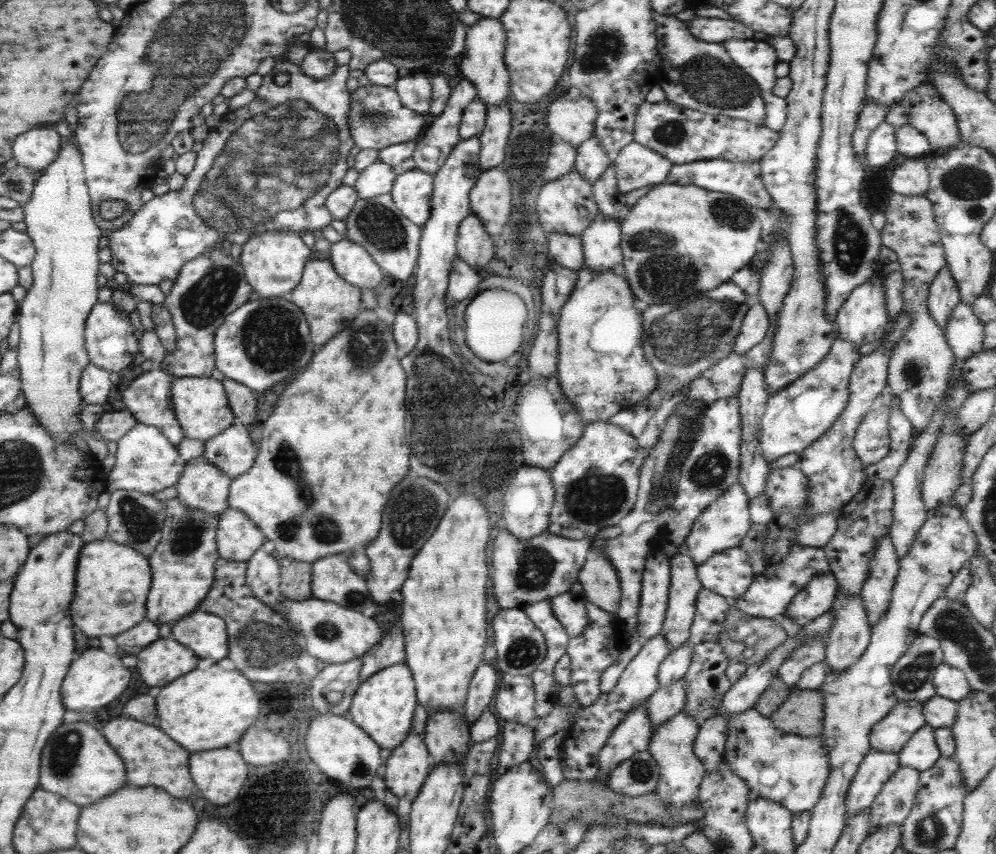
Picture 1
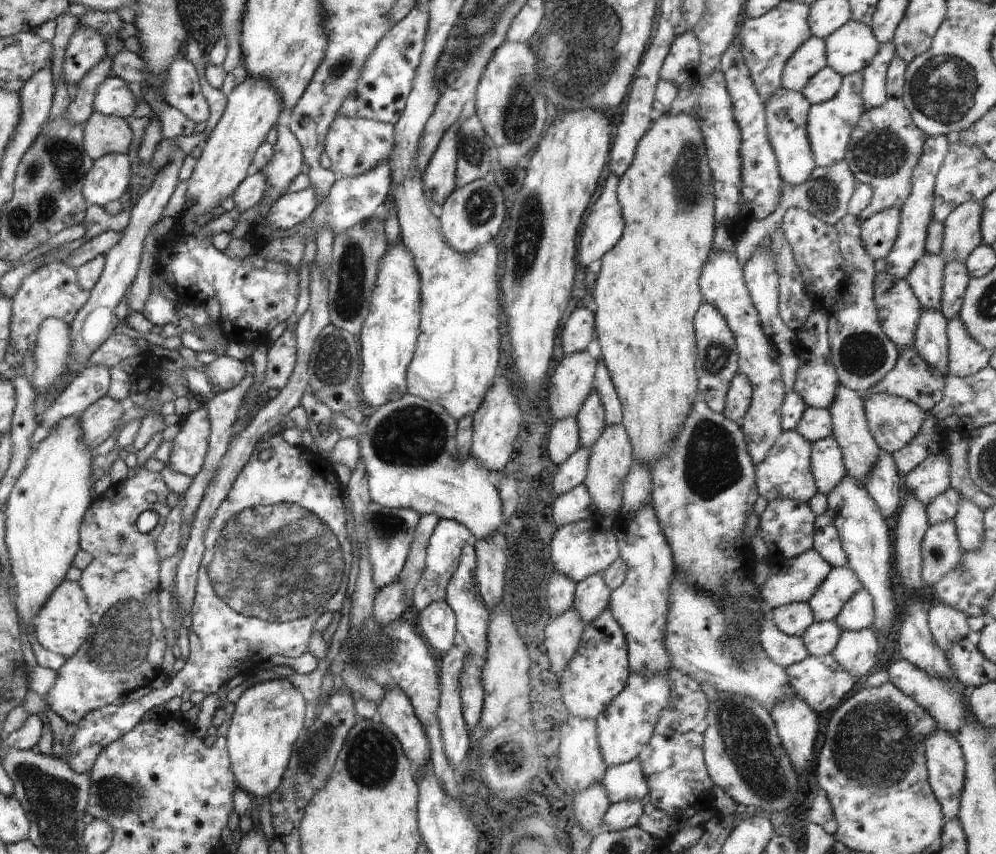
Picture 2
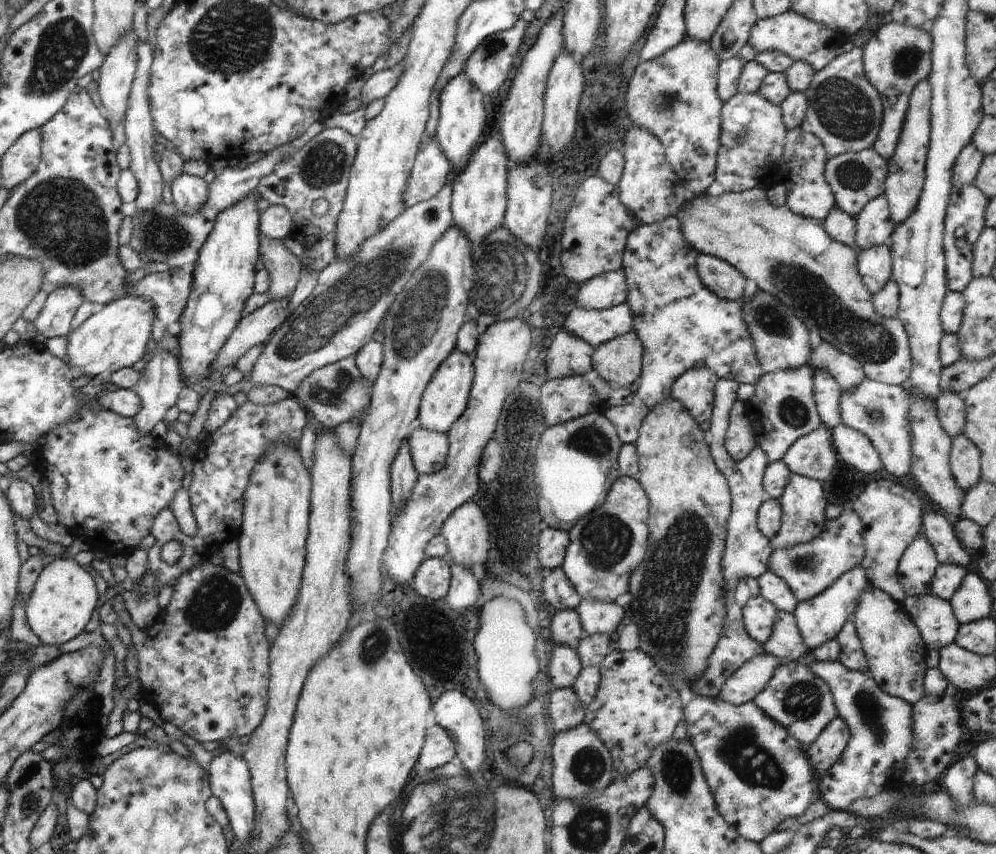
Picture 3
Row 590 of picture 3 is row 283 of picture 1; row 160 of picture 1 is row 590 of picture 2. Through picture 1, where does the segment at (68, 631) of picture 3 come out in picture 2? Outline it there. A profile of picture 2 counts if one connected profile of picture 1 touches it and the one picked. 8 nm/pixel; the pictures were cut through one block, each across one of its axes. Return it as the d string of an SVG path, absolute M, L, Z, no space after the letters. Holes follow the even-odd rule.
M61 581L42 602L32 620L32 632L35 640L45 650L50 650L63 658L69 658L83 643L90 632L91 614L83 591L77 581Z

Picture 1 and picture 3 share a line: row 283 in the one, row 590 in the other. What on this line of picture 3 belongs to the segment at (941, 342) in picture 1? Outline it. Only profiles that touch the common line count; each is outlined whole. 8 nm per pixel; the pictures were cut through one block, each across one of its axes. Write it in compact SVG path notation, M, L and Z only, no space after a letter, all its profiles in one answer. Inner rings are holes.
M919 532L907 546L896 569L897 583L905 597L932 595L930 581L937 566L931 546Z

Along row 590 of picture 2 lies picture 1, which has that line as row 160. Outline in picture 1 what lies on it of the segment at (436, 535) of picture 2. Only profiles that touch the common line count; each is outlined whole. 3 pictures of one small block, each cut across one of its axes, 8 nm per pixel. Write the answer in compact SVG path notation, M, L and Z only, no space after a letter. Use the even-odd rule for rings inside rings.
M461 76L457 85L451 89L441 114L429 126L425 127L421 136L416 140L416 147L411 155L415 169L422 170L430 175L437 172L449 151L460 141L458 126L462 119L462 112L469 102L475 98L477 98L475 87L465 77Z

